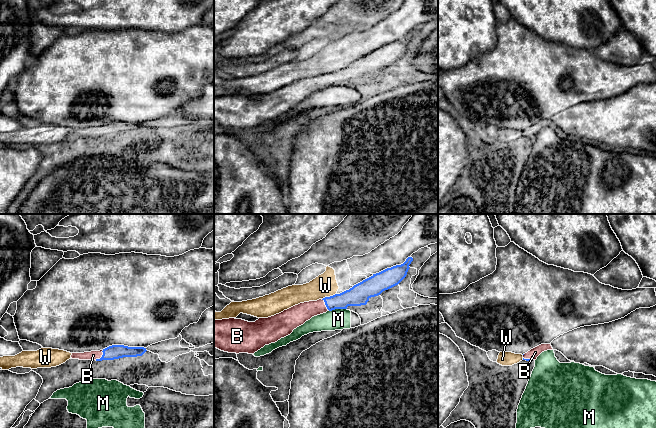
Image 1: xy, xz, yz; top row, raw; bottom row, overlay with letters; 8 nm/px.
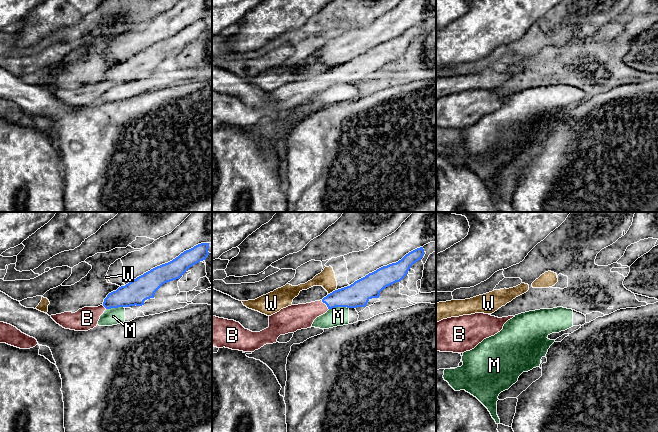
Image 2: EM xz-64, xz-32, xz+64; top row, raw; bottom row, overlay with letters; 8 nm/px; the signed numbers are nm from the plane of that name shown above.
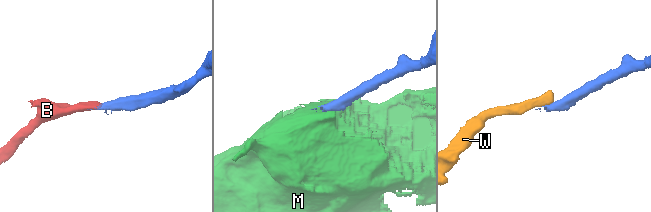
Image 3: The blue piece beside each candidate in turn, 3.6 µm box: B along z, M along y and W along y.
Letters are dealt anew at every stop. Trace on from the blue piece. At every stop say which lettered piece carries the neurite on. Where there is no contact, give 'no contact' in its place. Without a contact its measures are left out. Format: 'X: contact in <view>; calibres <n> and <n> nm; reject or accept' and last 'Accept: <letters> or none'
B: contact in xy; calibres 110 and 80 nm; accept
M: contact in xz; calibres 170 and 170 nm; reject
W: contact in xz; calibres 170 and 190 nm; reject
Accept: B

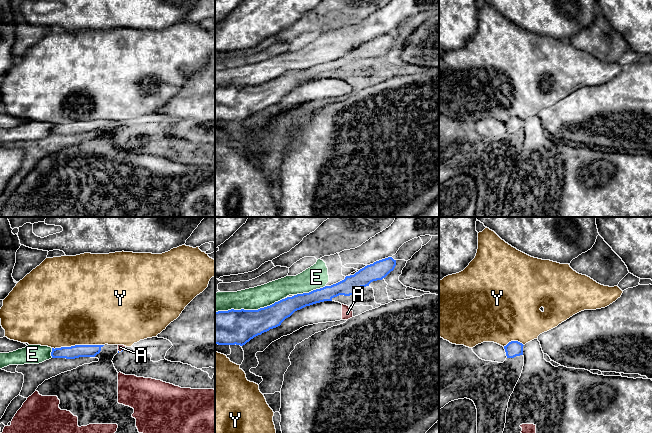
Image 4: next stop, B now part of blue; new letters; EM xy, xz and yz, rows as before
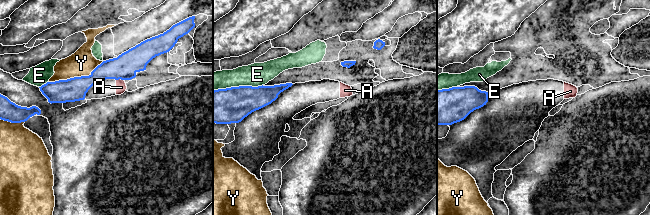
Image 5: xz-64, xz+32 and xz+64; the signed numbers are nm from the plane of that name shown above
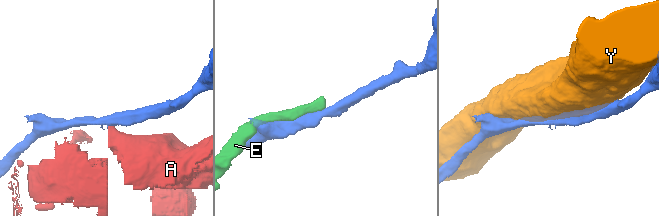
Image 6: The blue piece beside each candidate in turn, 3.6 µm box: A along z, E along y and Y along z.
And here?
A: contact in xy; calibres 20 and 50 nm; reject
E: contact in xz; calibres 280 and 180 nm; reject
Y: contact in xy; calibres 100 and 500 nm; reject
Accept: none

